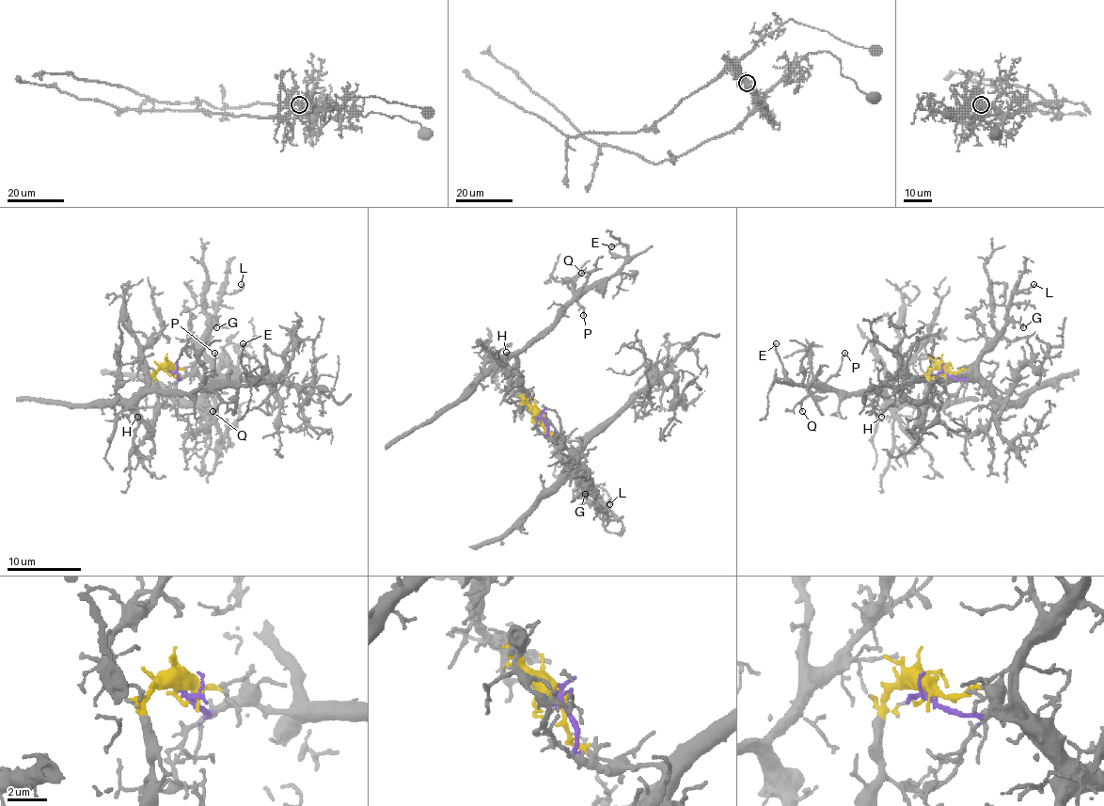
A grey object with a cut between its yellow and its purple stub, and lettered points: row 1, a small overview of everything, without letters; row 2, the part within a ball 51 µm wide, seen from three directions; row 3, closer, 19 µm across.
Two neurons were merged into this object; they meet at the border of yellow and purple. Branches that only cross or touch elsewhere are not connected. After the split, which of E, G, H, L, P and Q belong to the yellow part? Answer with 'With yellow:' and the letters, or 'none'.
With yellow: E, H, P, Q

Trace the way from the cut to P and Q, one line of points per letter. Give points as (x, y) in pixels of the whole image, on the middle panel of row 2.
P: (539, 414), (524, 399), (526, 389), (506, 363), (510, 356), (522, 351), (574, 297), (583, 308), (583, 315)
Q: (539, 414), (524, 399), (526, 389), (506, 360), (522, 351), (554, 321), (589, 273), (581, 273)

